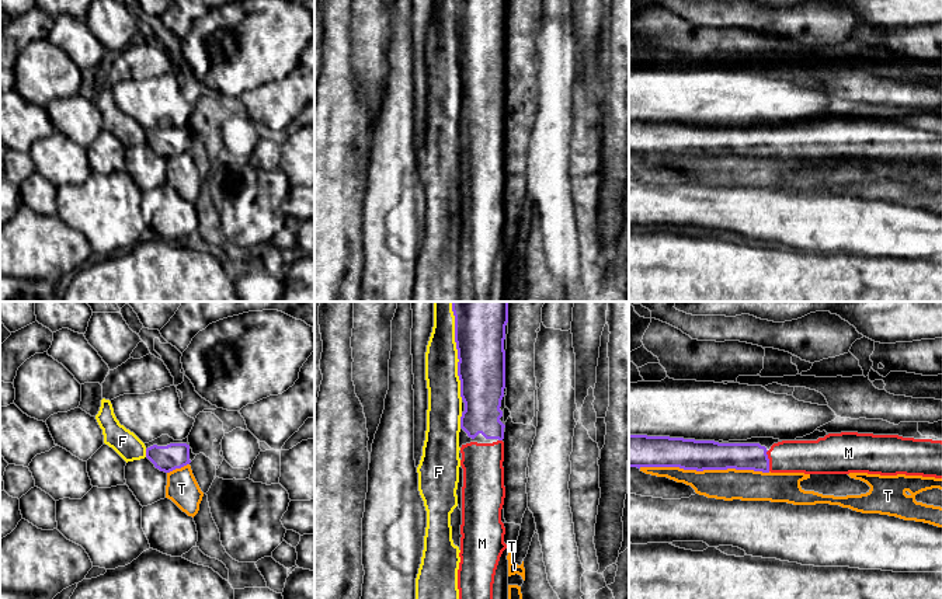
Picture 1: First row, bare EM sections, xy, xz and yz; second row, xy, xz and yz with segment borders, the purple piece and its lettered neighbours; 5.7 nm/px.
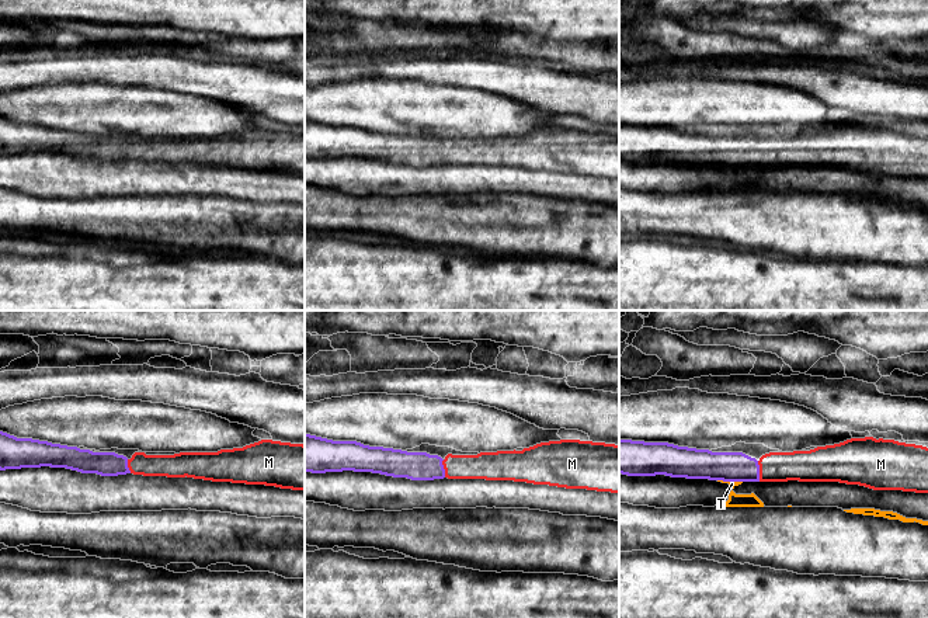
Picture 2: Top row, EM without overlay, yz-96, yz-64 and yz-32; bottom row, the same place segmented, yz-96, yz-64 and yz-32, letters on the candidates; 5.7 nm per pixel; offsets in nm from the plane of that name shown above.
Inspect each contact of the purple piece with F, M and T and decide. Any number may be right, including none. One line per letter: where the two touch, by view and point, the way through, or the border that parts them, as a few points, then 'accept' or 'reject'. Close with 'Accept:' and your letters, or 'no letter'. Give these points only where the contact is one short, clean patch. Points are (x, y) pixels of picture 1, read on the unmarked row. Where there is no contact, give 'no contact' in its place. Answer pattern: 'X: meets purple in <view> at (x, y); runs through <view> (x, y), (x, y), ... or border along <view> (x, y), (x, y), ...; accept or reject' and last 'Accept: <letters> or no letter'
F: meets purple in xz at (458, 42); reject
M: meets purple in yz at (768, 146); runs through yz (741, 142), (768, 146), (788, 142); accept
T: meets purple in yz at (705, 155); reject
Accept: M

